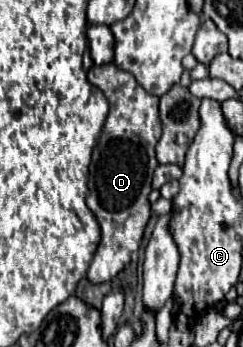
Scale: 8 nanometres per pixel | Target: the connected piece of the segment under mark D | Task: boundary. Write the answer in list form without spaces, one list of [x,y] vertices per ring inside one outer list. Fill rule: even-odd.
[[[116,64],[92,66],[88,70],[88,80],[104,92],[110,104],[108,118],[92,154],[88,180],[90,194],[86,198],[86,204],[94,212],[102,230],[102,240],[88,270],[88,278],[98,284],[112,280],[130,262],[130,252],[138,250],[142,242],[144,228],[150,218],[150,182],[158,166],[154,148],[160,140],[162,128],[158,116],[158,96],[148,94],[130,72],[118,68]]]

